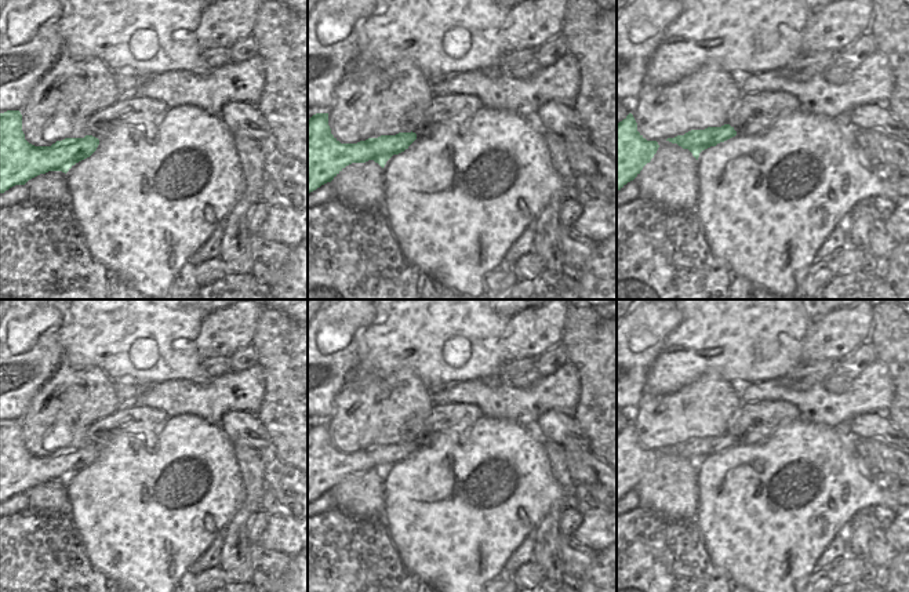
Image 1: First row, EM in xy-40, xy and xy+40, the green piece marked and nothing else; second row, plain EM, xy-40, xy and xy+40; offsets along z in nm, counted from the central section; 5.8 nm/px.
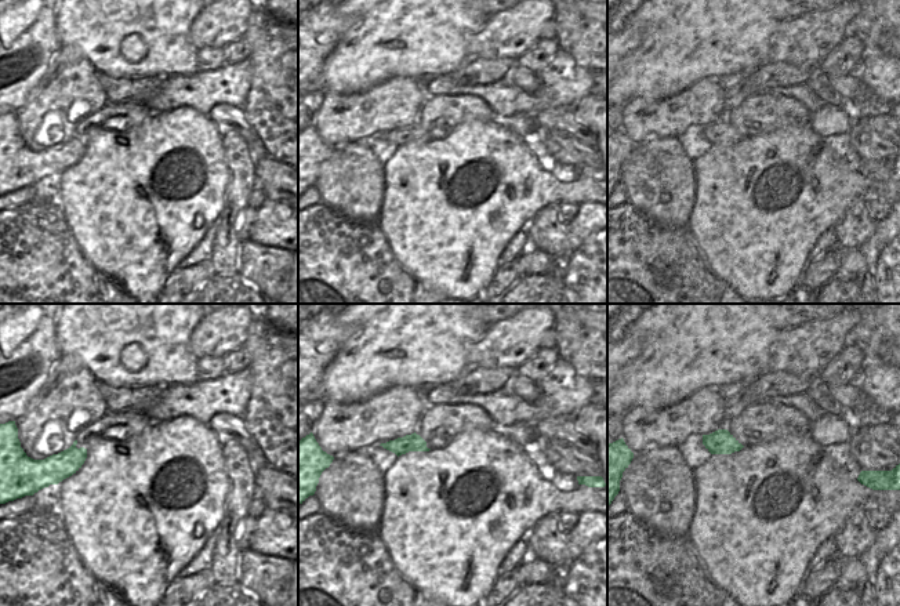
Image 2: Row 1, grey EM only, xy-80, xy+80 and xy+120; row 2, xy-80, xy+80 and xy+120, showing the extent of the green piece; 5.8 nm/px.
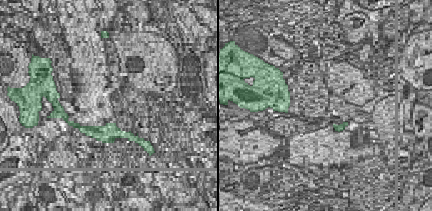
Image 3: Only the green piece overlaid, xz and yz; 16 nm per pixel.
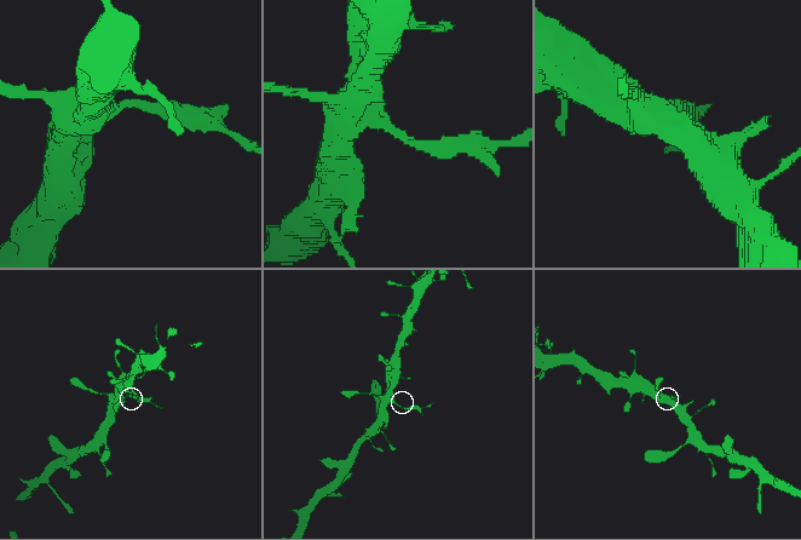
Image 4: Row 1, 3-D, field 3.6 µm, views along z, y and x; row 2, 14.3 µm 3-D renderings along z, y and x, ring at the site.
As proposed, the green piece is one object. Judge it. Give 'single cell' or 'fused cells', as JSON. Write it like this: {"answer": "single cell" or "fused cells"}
{"answer": "fused cells"}

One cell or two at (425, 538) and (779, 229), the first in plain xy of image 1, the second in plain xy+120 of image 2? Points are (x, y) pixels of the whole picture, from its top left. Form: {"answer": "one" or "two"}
{"answer": "one"}

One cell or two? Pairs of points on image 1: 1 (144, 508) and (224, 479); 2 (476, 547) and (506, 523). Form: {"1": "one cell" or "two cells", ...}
{"1": "one cell", "2": "one cell"}

